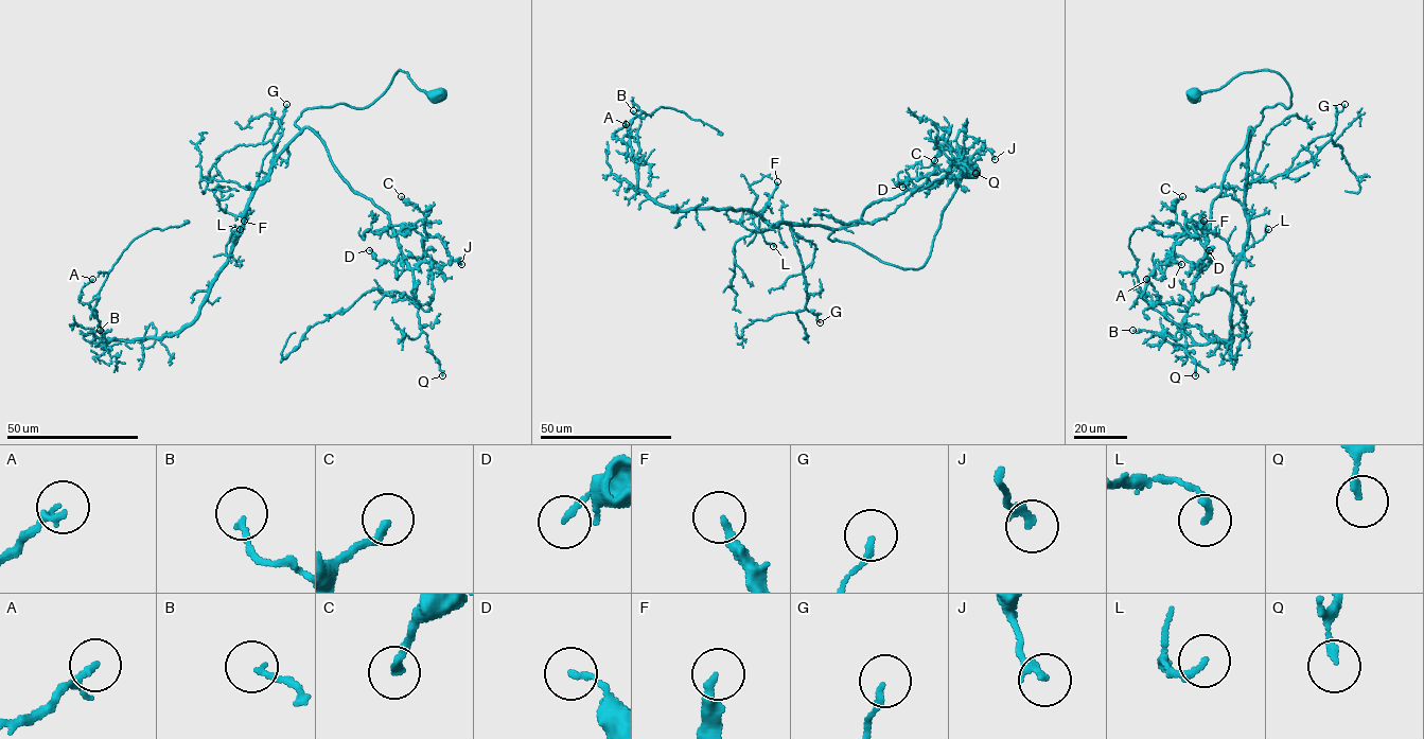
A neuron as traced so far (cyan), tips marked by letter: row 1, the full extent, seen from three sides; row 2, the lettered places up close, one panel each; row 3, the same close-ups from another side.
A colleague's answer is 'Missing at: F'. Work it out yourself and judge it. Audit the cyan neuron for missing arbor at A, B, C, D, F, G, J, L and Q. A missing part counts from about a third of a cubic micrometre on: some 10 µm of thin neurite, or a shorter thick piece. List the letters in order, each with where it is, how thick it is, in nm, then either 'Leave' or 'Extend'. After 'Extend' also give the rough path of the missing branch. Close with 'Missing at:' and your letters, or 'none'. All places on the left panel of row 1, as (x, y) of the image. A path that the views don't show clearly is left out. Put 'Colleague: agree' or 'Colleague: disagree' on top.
Colleague: agree
A: Place: (92, 279). Thickness 150 nm. Leave
B: Place: (100, 330). Thickness 160 nm. Leave
C: Place: (401, 196). Thickness 240 nm. Leave
D: Place: (369, 250). Thickness 170 nm. Leave
F: Place: (244, 221). Thickness 220 nm. Extend
G: Place: (286, 104). Thickness 160 nm. Leave
J: Place: (461, 264). Thickness 240 nm. Leave
L: Place: (240, 229). Thickness 200 nm. Leave
Q: Place: (442, 375). Thickness 190 nm. Leave
Missing at: F

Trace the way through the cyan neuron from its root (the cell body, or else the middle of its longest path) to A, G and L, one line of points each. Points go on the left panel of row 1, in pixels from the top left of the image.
A: (440, 94), (399, 70), (364, 107), (303, 109), (199, 314), (177, 331), (105, 344), (80, 301), (92, 279)
G: (440, 94), (399, 70), (364, 107), (305, 109), (300, 132), (257, 183), (268, 174), (286, 104)
L: (440, 94), (399, 70), (364, 107), (303, 109), (300, 132), (248, 203), (229, 259), (226, 245), (240, 229)

